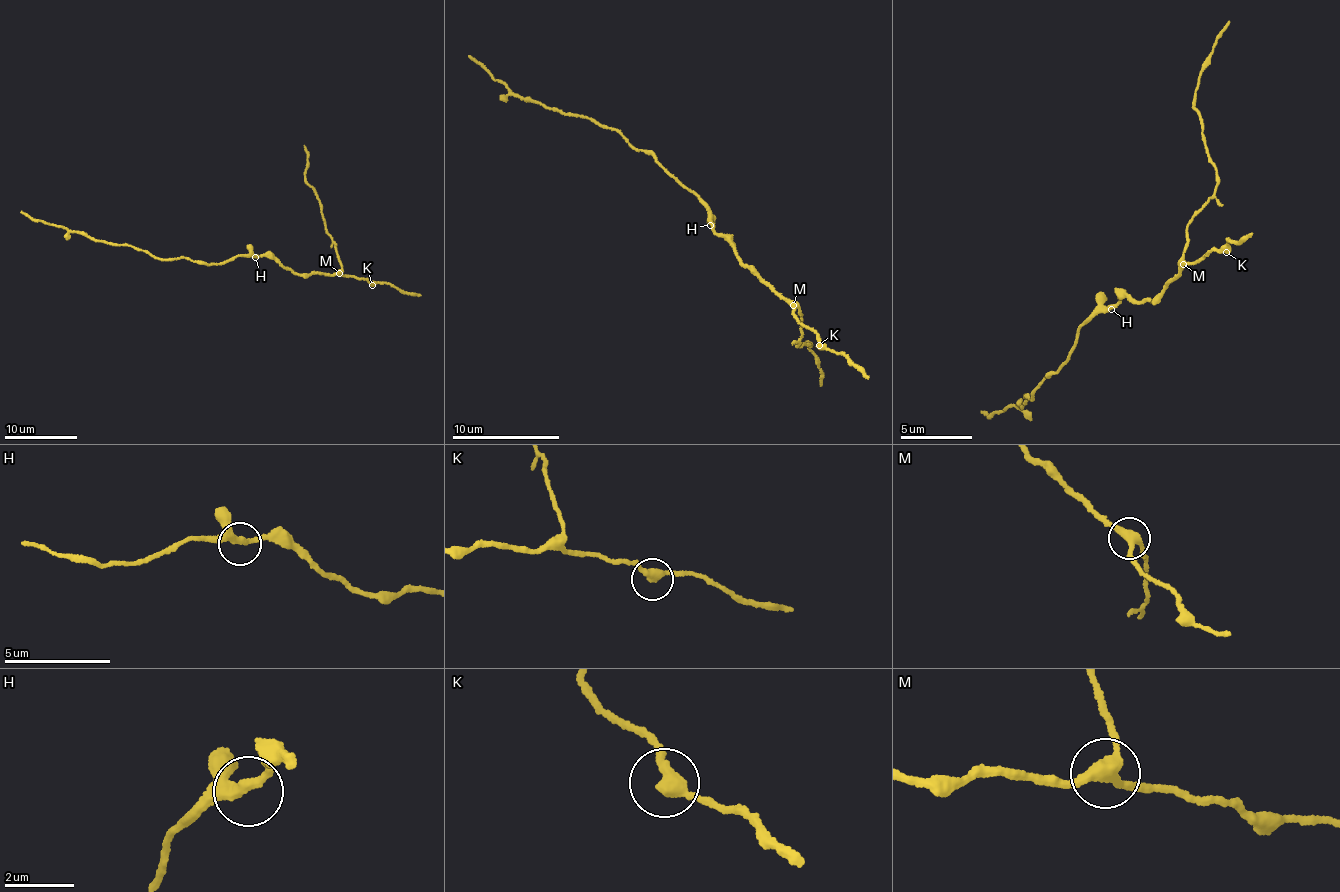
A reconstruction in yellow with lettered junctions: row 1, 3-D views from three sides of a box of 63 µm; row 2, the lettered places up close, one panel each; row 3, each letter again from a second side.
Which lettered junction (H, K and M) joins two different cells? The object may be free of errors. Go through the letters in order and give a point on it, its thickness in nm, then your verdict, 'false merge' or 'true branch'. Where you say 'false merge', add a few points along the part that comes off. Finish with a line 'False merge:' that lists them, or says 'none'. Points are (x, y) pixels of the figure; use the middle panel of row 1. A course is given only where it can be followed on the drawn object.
H: (710, 225) | 320 nm | true branch
K: (819, 345) | 360 nm | true branch
M: (793, 305) | 320 nm | false merge | (792, 305), (803, 315), (798, 345), (810, 346), (821, 368), (819, 386)
False merge: M

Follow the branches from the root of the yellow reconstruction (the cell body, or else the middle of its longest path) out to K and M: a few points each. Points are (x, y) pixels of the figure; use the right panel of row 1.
K: (1107, 305), (1126, 293), (1133, 300), (1156, 302), (1205, 252), (1226, 252)
M: (1107, 305), (1116, 304), (1126, 293), (1133, 300), (1142, 301), (1147, 297), (1153, 302), (1181, 273), (1184, 263)

